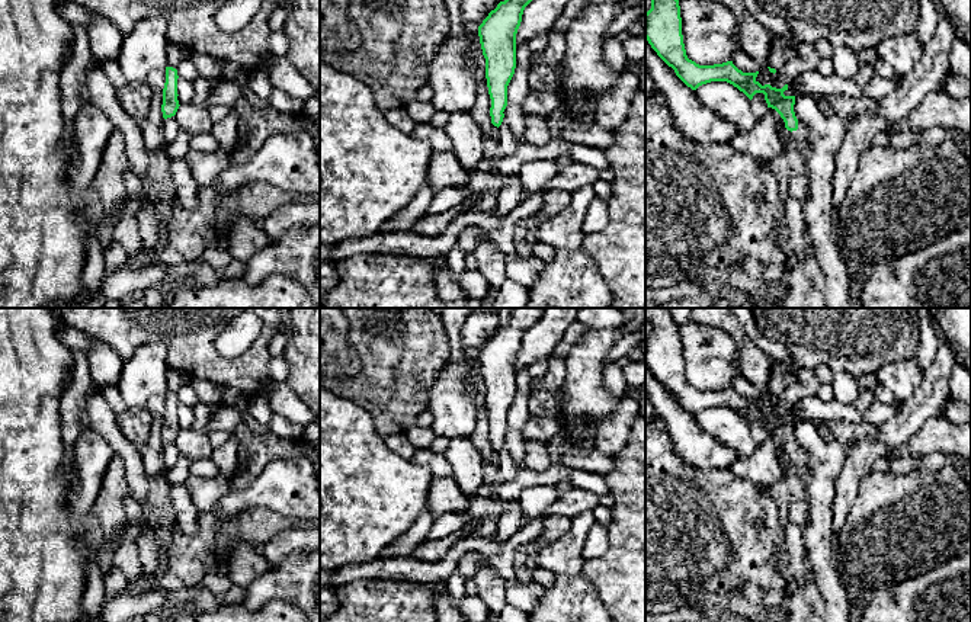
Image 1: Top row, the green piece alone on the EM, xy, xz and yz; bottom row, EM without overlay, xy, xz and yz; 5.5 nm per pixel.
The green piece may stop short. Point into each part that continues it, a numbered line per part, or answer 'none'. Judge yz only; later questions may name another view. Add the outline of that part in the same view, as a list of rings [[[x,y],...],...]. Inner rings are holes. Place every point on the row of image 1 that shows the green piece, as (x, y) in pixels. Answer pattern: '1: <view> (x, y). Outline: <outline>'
1: yz (800, 135). Outline: [[[798,121],[798,129],[789,131],[789,135],[799,145],[807,141],[808,129]]]

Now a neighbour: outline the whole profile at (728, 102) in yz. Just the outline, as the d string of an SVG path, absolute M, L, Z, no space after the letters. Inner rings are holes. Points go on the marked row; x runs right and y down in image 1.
M711 81L695 90L698 99L731 124L738 132L750 131L757 119L752 113L752 100L727 81Z

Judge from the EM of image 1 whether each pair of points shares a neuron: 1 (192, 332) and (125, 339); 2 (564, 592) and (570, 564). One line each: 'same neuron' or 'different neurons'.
1: same neuron
2: different neurons

